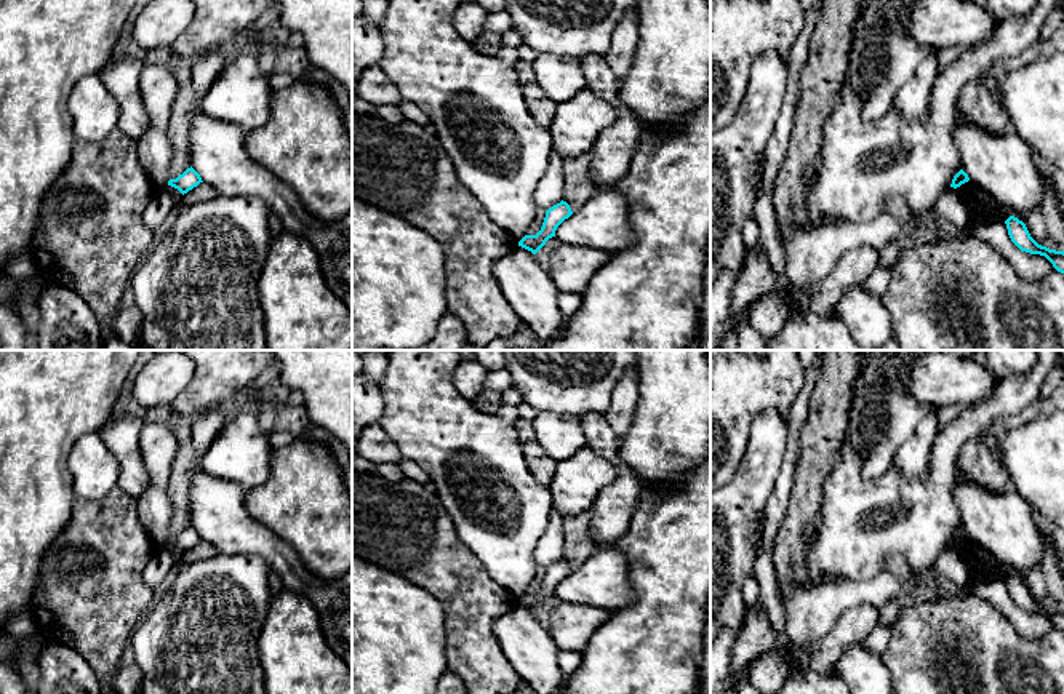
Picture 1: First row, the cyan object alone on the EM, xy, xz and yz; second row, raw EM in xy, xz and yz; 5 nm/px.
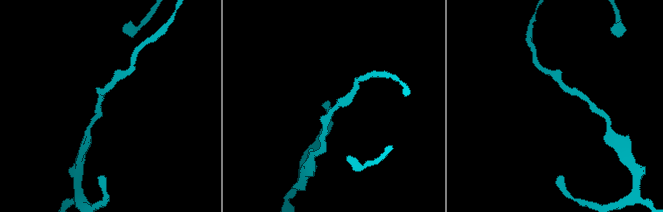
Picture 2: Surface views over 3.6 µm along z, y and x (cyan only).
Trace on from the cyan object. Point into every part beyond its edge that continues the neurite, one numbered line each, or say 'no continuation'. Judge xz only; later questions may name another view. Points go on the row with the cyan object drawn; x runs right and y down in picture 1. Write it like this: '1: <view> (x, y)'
no continuation

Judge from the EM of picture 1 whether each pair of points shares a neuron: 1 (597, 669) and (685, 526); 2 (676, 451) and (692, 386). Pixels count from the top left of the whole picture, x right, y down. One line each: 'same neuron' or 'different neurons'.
1: same neuron
2: same neuron

